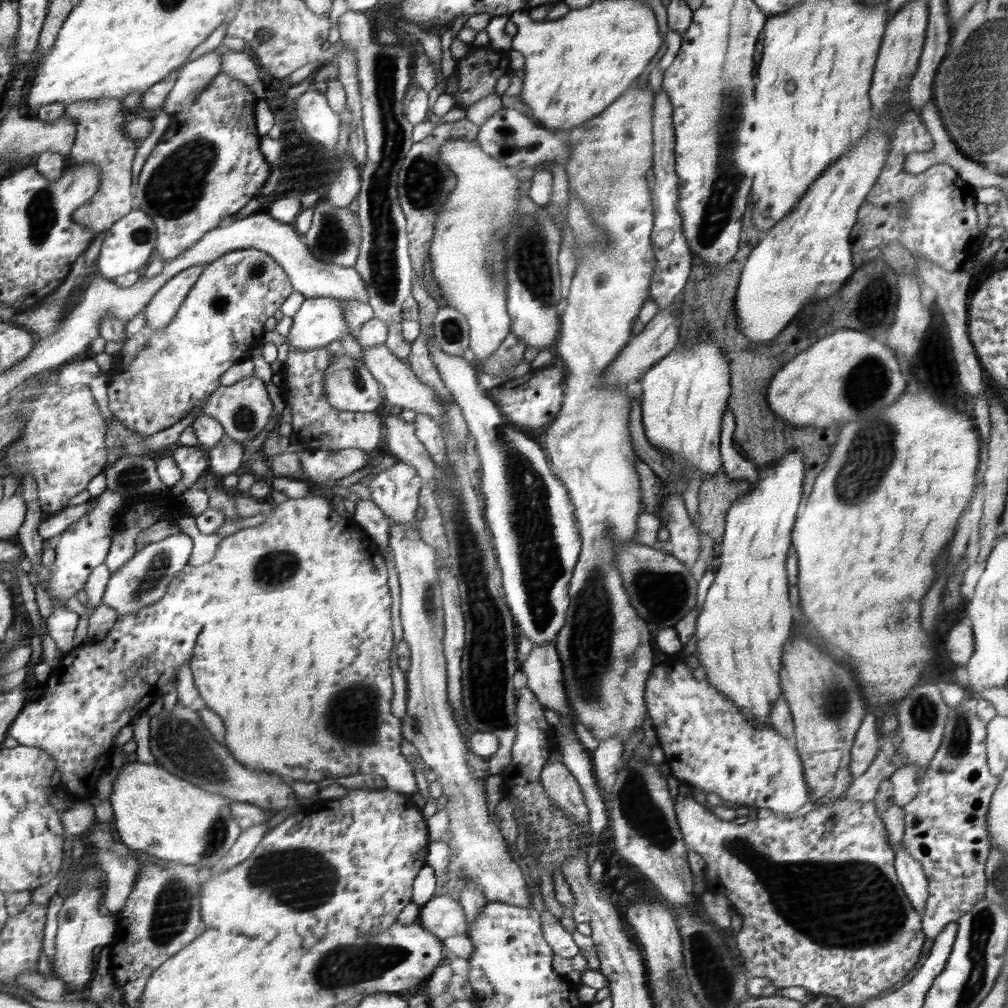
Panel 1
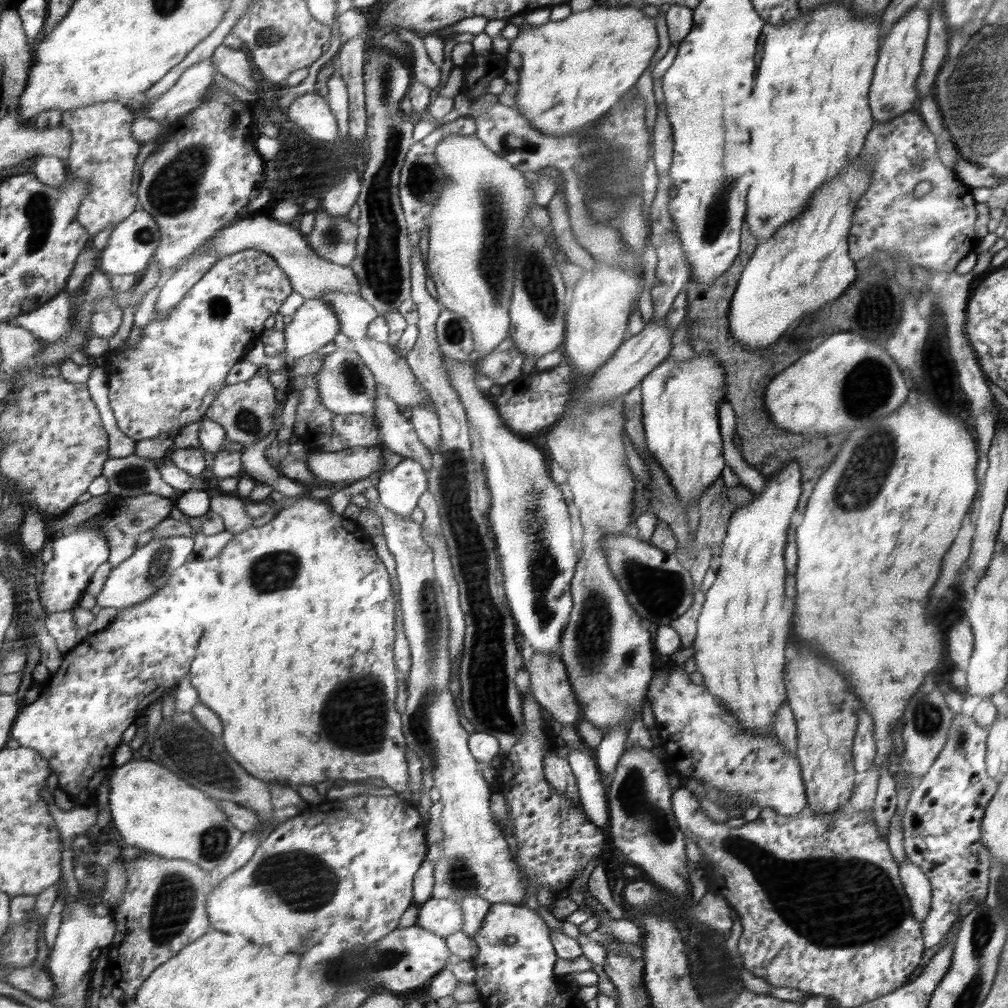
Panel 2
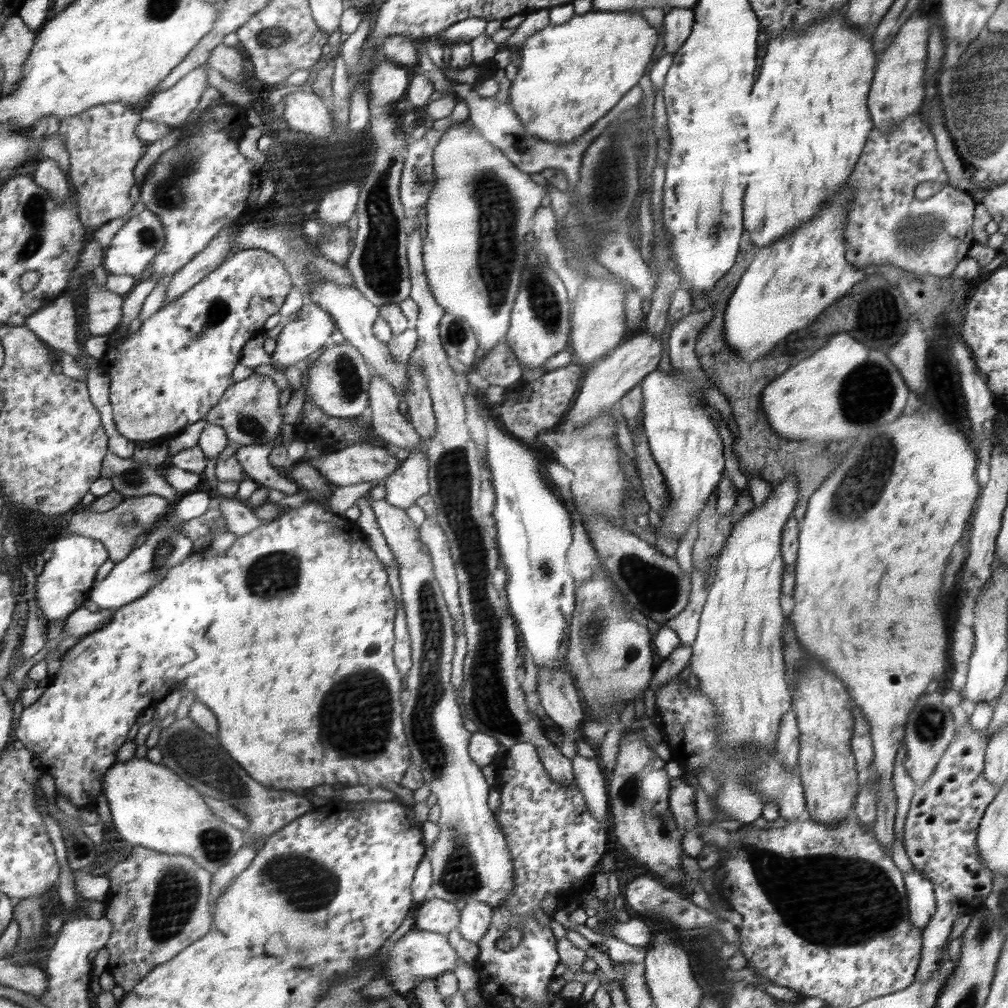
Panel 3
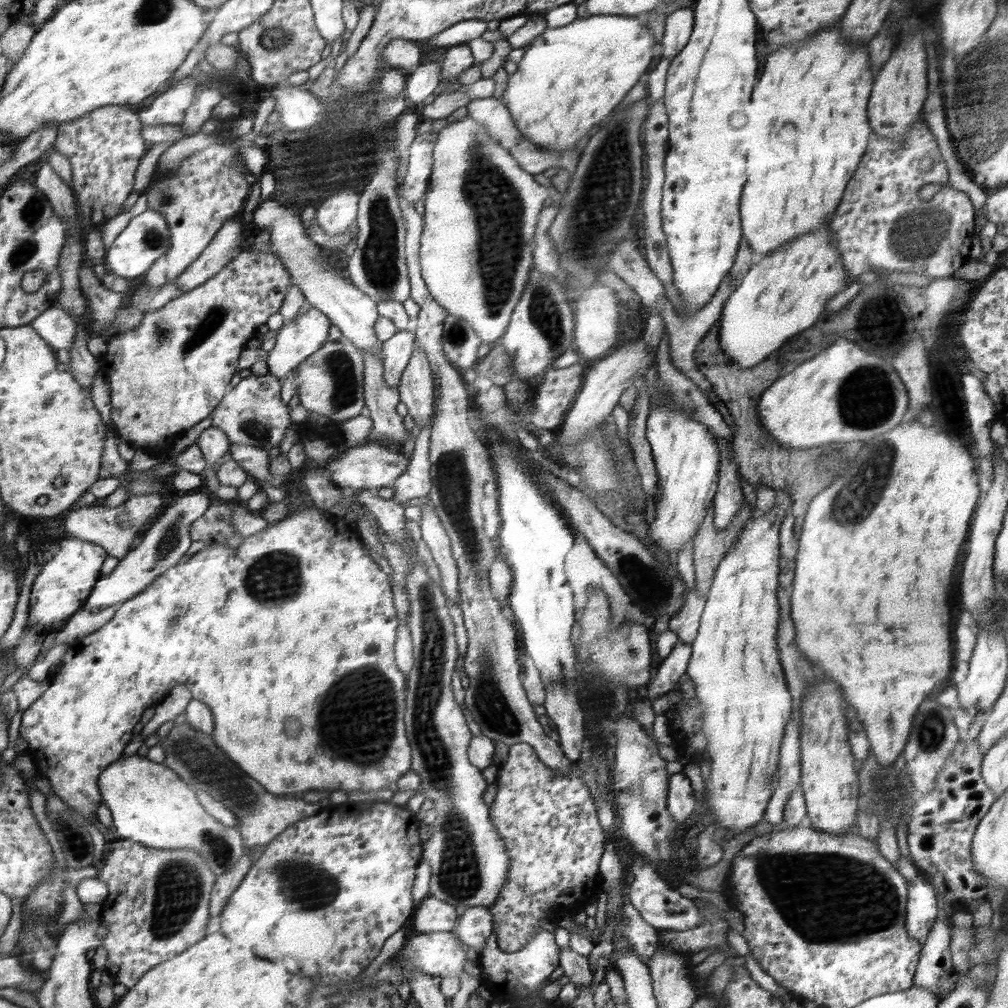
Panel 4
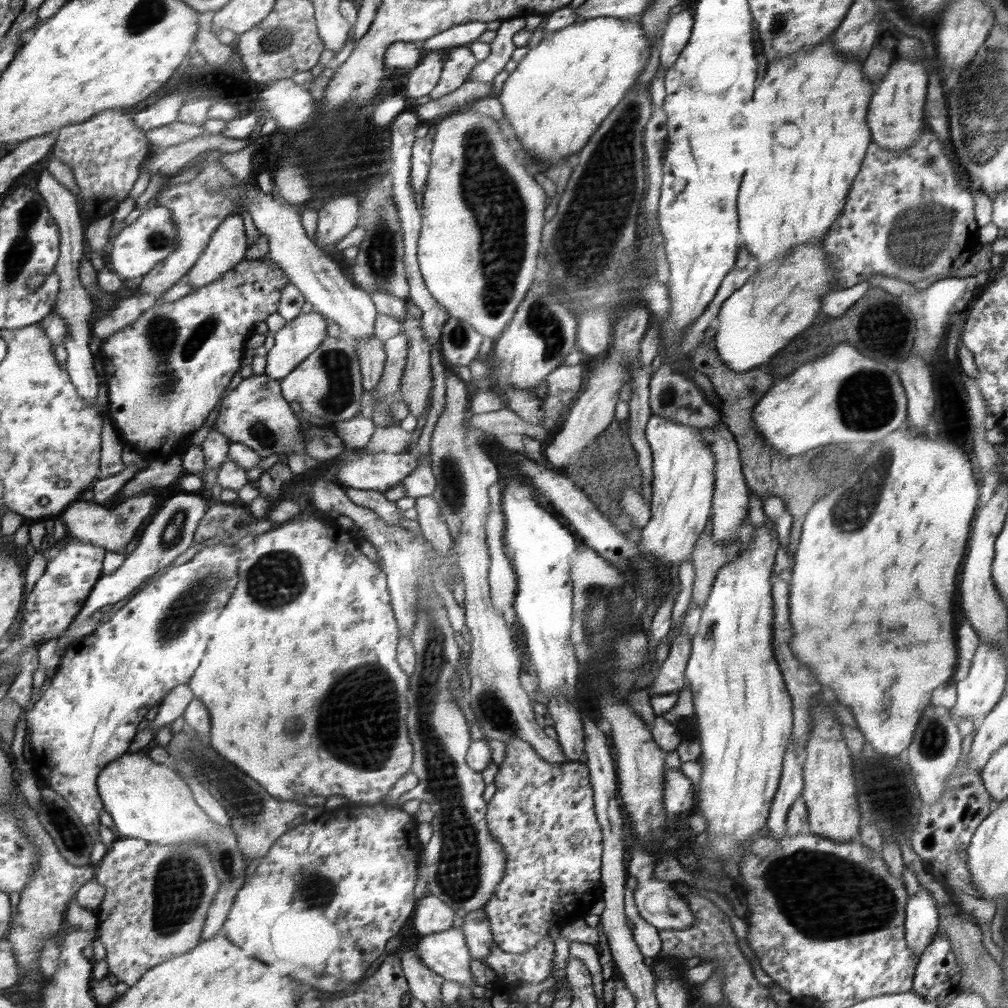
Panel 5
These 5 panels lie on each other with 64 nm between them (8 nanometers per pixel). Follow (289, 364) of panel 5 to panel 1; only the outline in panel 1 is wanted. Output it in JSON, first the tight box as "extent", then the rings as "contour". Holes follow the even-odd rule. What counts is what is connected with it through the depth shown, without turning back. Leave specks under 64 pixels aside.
{"extent":[288,296,348,351],"contour":[[[325,296],[305,299],[293,316],[288,344],[298,351],[308,351],[326,347],[340,336],[348,335],[345,310],[346,302],[339,298]]]}

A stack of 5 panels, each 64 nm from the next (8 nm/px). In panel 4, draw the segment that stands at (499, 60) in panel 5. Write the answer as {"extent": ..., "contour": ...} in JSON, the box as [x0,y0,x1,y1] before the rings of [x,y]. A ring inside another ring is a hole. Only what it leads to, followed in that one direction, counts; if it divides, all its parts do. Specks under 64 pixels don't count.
{"extent":[480,16,528,79],"contour":[[[516,16],[515,18],[510,18],[510,20],[500,21],[497,29],[502,33],[502,38],[494,42],[494,52],[492,56],[480,64],[482,79],[492,78],[498,68],[503,66],[503,62],[506,62],[508,54],[513,50],[508,42],[508,37],[524,25],[527,20],[528,18],[524,16]]]}

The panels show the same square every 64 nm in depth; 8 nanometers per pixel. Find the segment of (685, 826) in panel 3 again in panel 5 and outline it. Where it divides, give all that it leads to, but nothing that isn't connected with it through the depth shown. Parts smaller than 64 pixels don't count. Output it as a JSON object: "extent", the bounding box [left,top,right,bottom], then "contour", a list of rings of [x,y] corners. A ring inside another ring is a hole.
{"extent":[665,768,696,814],"contour":[[[670,768],[666,772],[665,812],[667,814],[688,814],[696,807],[696,793],[690,778],[681,770]]]}

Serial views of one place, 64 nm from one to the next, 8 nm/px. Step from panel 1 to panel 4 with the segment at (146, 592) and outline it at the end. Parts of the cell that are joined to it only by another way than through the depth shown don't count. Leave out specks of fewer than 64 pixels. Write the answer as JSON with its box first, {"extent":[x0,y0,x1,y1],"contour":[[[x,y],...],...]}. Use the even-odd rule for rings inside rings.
{"extent":[85,492,214,611],"contour":[[[200,492],[181,493],[170,499],[162,515],[145,531],[143,542],[126,556],[126,559],[120,560],[118,568],[112,574],[101,577],[85,608],[91,611],[92,608],[104,608],[116,604],[121,606],[140,596],[171,568],[178,567],[194,544],[194,523],[198,522],[214,503],[210,495]]]}

